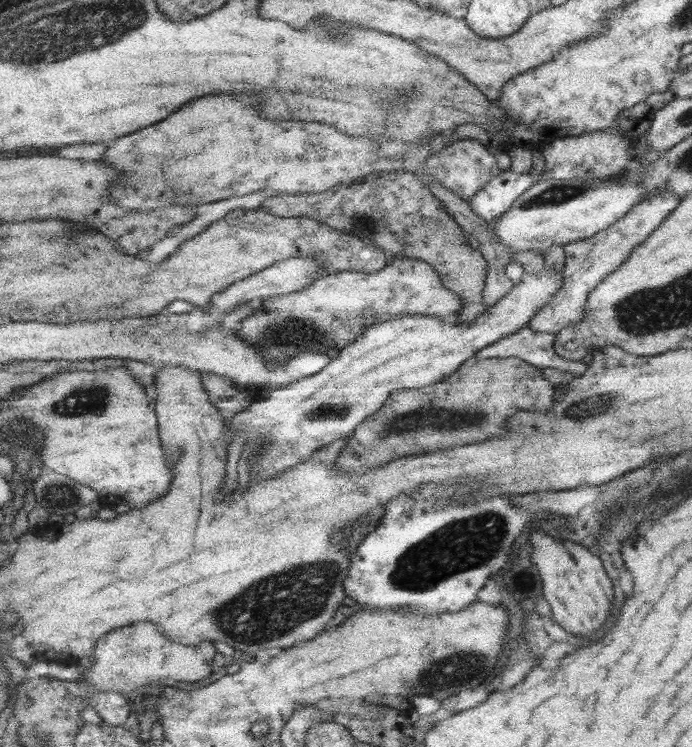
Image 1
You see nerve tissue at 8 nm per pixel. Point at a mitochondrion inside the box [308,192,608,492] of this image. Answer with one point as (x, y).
(433, 419)

